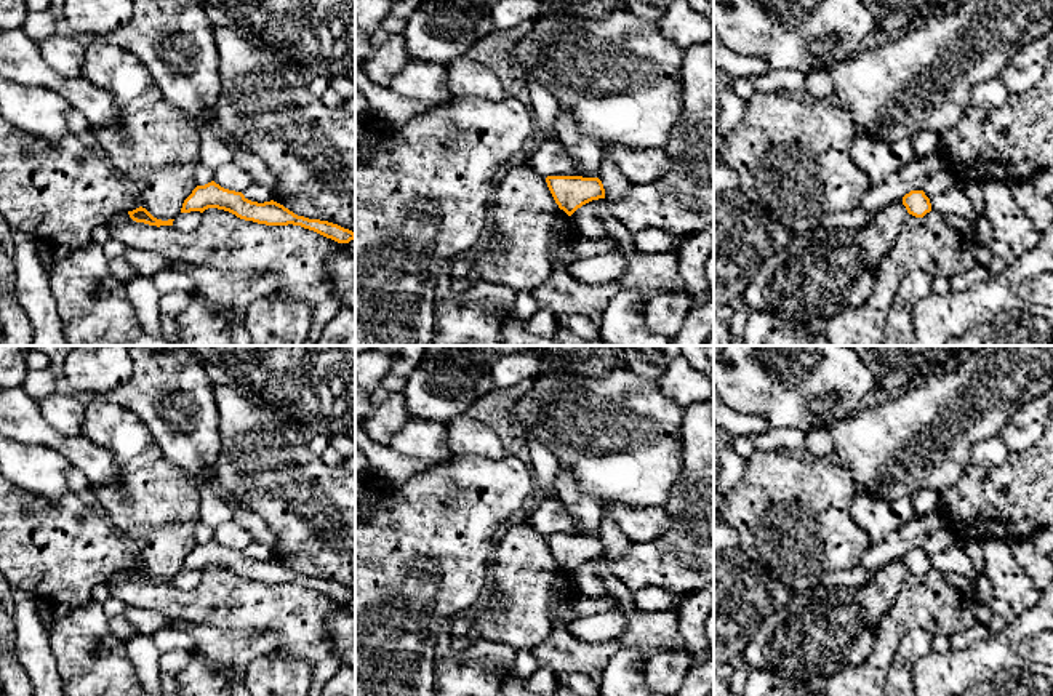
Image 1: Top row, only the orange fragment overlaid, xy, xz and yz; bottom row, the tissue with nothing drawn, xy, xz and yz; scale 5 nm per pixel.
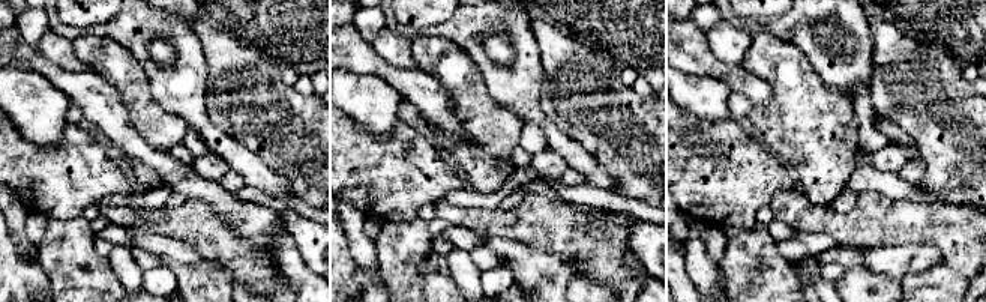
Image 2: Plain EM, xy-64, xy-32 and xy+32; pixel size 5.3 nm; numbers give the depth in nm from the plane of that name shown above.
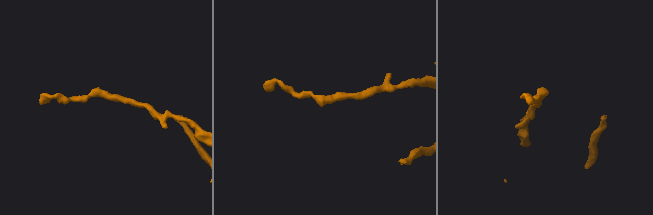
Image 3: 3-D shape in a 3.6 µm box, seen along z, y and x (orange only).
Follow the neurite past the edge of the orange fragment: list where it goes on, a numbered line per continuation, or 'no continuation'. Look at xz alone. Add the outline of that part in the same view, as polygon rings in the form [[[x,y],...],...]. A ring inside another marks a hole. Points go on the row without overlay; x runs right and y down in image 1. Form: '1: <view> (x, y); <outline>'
no continuation

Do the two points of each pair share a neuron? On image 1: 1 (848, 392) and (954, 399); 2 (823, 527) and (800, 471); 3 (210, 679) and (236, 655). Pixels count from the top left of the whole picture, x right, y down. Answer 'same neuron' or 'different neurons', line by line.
1: different neurons
2: same neuron
3: different neurons

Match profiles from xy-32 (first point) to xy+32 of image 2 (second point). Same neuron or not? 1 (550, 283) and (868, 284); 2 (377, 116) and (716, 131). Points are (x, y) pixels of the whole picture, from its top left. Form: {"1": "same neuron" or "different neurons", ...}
{"1": "different neurons", "2": "different neurons"}

